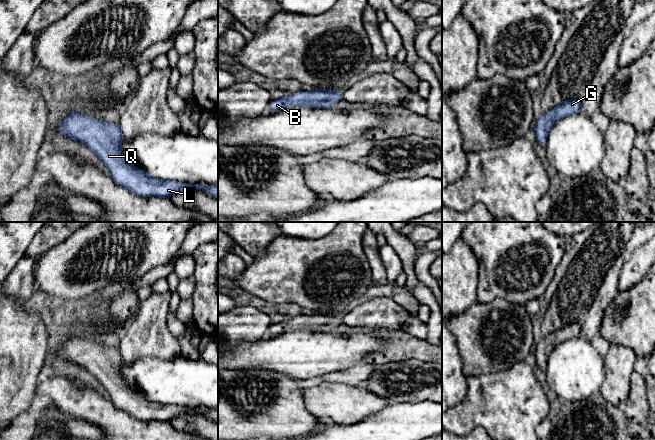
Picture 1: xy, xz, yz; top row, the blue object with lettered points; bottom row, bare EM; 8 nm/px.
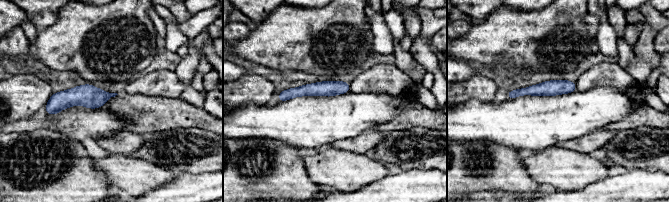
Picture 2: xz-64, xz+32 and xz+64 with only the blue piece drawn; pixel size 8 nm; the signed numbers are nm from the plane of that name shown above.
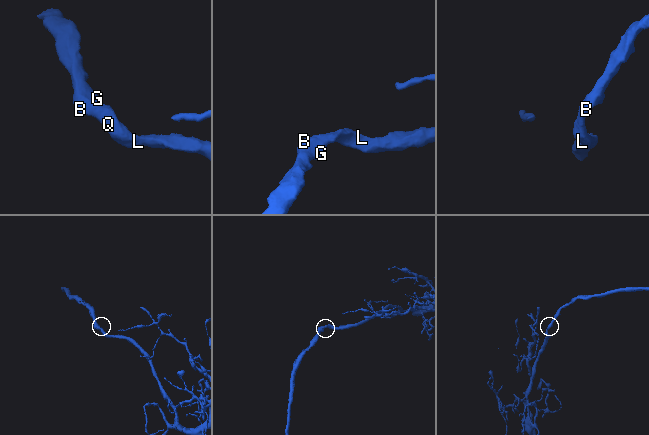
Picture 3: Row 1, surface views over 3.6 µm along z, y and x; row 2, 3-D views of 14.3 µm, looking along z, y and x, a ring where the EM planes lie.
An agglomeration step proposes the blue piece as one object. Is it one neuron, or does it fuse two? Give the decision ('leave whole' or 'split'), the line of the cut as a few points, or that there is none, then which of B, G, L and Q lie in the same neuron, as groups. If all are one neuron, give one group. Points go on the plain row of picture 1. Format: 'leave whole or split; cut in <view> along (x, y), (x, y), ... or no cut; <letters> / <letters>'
leave whole; no cut; B G L Q

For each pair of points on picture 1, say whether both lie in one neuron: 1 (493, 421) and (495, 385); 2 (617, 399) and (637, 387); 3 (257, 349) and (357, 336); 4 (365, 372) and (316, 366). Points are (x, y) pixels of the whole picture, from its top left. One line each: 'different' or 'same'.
1: same
2: different
3: same
4: different

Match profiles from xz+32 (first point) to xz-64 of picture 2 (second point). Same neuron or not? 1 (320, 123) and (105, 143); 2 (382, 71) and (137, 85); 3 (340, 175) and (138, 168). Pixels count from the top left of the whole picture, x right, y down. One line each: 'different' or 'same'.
1: different
2: same
3: same

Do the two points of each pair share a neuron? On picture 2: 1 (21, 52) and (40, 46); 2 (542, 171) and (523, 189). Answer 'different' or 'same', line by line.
1: different
2: different

